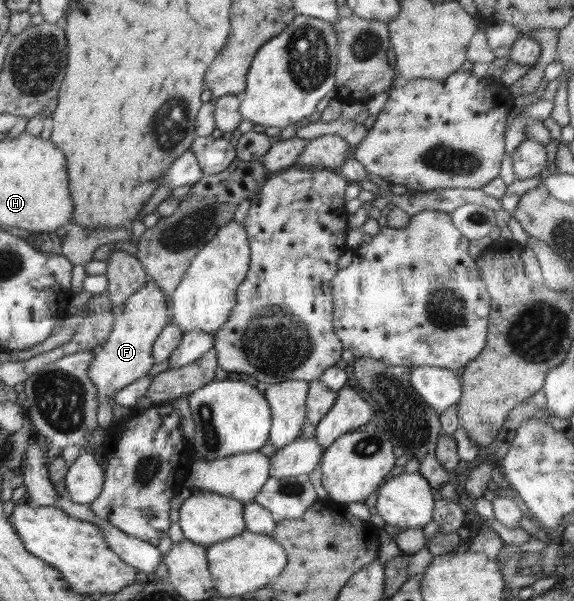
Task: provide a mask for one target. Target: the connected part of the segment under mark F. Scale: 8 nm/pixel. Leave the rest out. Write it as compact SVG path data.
M150 280L148 284L133 295L124 304L123 311L117 311L110 338L100 349L95 350L93 362L90 364L89 377L98 388L98 426L107 429L113 420L114 394L128 384L148 374L153 368L154 358L152 346L161 330L167 326L168 310L163 291Z

